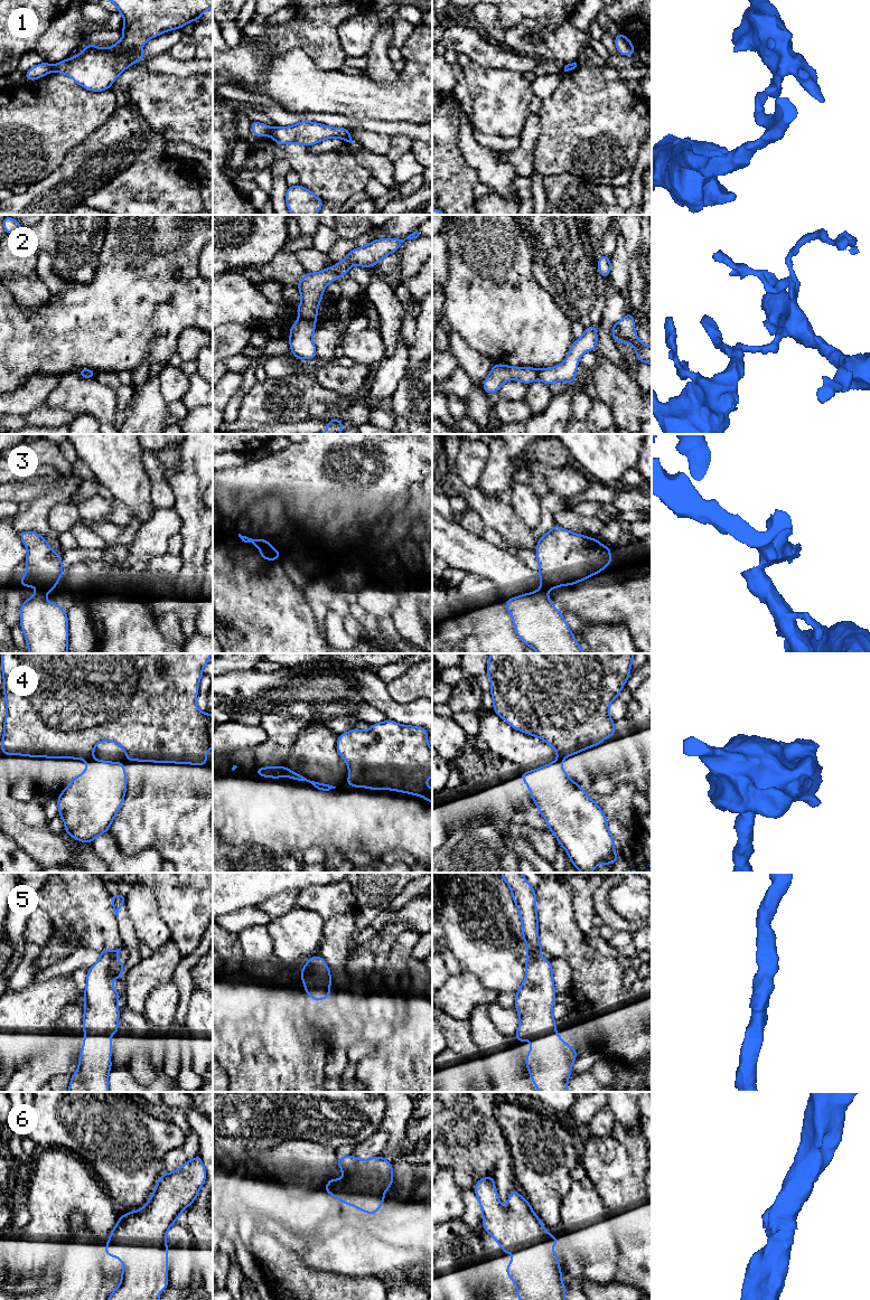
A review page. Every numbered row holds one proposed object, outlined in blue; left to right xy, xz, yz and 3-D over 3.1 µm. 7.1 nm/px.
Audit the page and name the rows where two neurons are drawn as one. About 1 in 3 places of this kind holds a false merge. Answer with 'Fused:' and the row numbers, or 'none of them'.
Fused: 1, 2, 3, 4

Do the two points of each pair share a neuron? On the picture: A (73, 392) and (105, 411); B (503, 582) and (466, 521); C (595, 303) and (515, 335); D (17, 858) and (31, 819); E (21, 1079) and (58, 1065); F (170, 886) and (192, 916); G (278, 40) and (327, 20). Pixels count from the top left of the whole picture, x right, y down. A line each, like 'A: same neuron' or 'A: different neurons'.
A: same neuron
B: different neurons
C: different neurons
D: different neurons
E: same neuron
F: same neuron
G: same neuron

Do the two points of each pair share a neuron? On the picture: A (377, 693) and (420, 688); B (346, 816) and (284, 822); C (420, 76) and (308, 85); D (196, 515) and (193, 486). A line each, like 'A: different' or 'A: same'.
A: different
B: same
C: same
D: same

